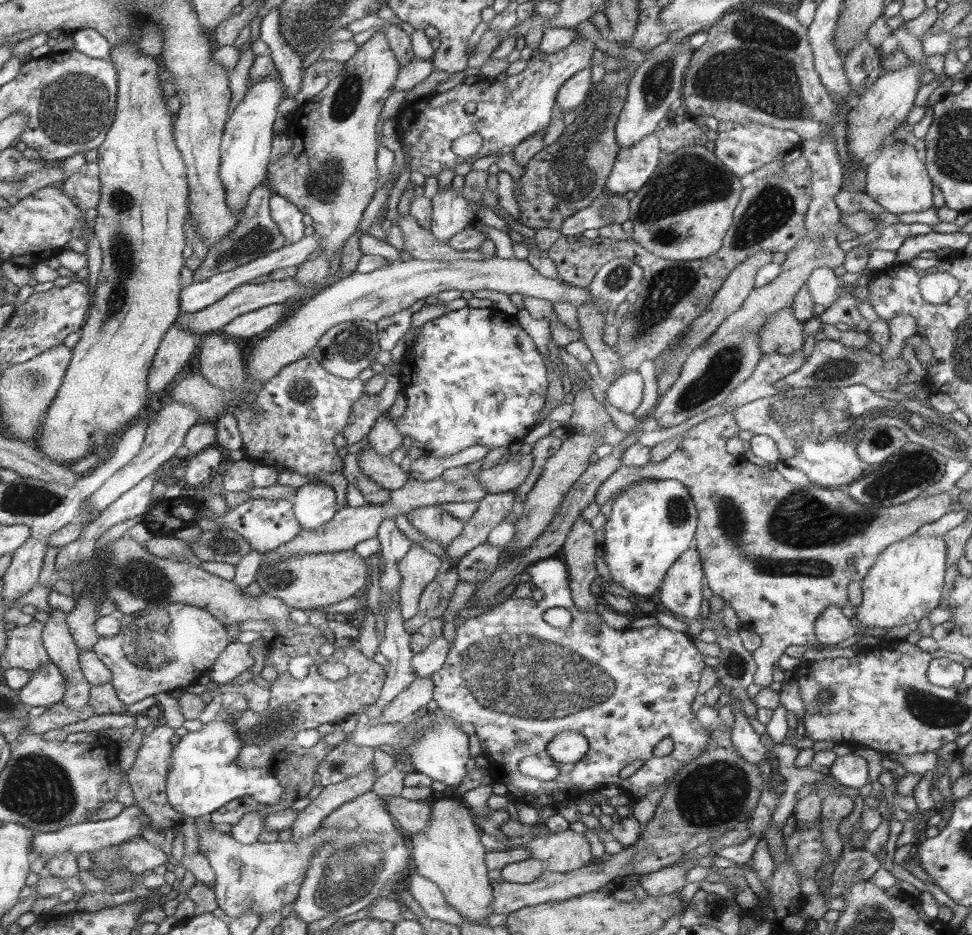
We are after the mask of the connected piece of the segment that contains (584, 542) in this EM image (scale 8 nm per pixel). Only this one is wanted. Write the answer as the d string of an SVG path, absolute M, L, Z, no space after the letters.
M582 516L576 520L571 531L568 533L564 544L562 545L562 550L564 550L564 562L567 563L568 574L570 575L570 586L571 595L575 599L576 606L579 606L585 613L588 611L594 611L600 615L601 612L596 611L596 597L592 595L591 585L599 576L597 571L596 561L599 560L596 556L596 548L598 544L596 539L594 539L594 529L589 521L584 521Z

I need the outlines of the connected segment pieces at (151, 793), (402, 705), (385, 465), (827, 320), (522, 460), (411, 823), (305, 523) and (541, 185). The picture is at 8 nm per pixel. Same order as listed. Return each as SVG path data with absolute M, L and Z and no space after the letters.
M168 725L156 727L150 735L143 738L143 743L137 752L136 760L133 766L126 770L130 787L134 793L134 805L148 816L150 827L154 831L163 832L164 829L172 829L182 823L182 816L170 806L166 796L166 777L168 777L169 768L171 767L171 756L173 747L170 740L174 738L176 729Z
M416 676L414 682L393 698L381 714L382 722L403 722L414 717L435 696L435 681Z
M372 448L360 452L358 464L366 476L391 491L402 488L412 479L411 474L404 472L400 465Z
M850 291L840 292L838 300L832 306L819 315L823 324L836 325L844 322L852 331L867 333L870 330L870 322L860 315L858 311L858 299Z
M520 452L516 457L499 462L492 468L480 469L479 482L487 494L500 494L515 490L530 474L536 452Z
M388 797L388 812L391 812L398 828L412 834L428 826L432 818L432 805L401 797Z
M317 481L307 483L295 490L292 498L295 517L302 529L319 529L339 512L332 485Z
M617 56L617 62L618 68L605 71L602 80L591 87L576 120L563 130L557 141L544 146L524 166L525 173L514 187L521 224L535 229L560 229L564 220L598 199L607 184L620 149L616 126L637 69L624 56Z

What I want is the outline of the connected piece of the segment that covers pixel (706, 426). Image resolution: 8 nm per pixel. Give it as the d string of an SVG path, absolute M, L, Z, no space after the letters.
M804 350L789 356L770 354L762 356L754 373L729 394L721 403L725 406L717 416L707 418L689 428L689 436L682 440L677 450L662 462L649 462L642 467L620 465L596 491L595 501L600 507L619 495L623 488L642 478L675 480L684 484L698 510L696 529L696 548L708 581L708 588L716 596L721 596L734 608L741 620L741 626L753 630L761 636L761 645L754 651L753 659L757 664L754 683L762 688L774 687L772 670L788 646L816 647L820 645L815 633L815 622L828 606L842 608L849 600L848 584L861 583L868 571L874 566L878 555L903 538L917 532L925 522L938 520L949 510L953 491L924 494L904 504L894 506L864 506L848 496L845 487L832 490L811 483L798 486L788 482L776 469L762 467L748 461L741 454L731 454L728 442L741 433L732 408L744 406L757 398L775 395L778 380L795 372L804 365Z

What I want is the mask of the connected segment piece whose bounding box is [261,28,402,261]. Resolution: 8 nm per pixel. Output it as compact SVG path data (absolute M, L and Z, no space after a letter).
M380 28L370 39L358 47L354 56L345 62L343 73L330 81L322 93L308 99L290 116L291 125L284 131L293 142L291 152L278 160L271 160L267 166L267 178L261 185L268 185L273 194L283 195L312 218L314 228L322 247L322 254L334 260L337 250L359 228L362 214L370 204L378 184L376 182L376 126L382 114L384 102L395 91L395 82L402 70L395 51L387 41L385 28Z

